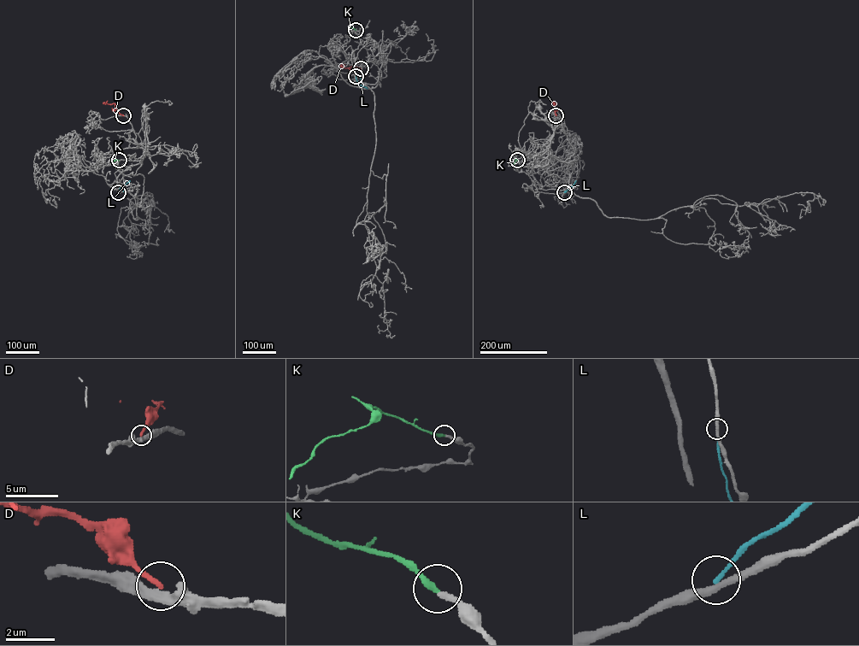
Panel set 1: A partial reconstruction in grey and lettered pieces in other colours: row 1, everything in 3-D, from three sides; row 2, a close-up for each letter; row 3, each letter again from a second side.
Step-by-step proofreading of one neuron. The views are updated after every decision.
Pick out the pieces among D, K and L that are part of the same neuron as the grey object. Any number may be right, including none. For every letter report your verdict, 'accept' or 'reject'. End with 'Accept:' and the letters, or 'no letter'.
D: reject
K: accept
L: reject
Accept: K

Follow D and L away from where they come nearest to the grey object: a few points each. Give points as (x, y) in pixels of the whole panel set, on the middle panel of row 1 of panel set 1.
D: (361, 68), (345, 68), (341, 64), (340, 67)
L: (355, 76), (357, 82), (367, 88)

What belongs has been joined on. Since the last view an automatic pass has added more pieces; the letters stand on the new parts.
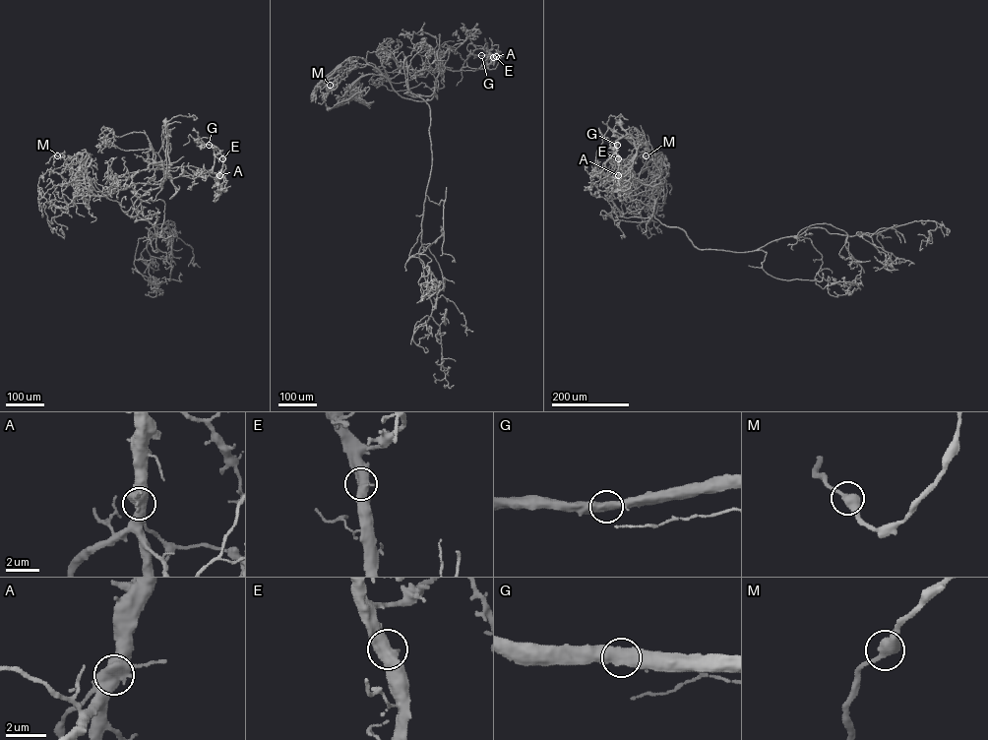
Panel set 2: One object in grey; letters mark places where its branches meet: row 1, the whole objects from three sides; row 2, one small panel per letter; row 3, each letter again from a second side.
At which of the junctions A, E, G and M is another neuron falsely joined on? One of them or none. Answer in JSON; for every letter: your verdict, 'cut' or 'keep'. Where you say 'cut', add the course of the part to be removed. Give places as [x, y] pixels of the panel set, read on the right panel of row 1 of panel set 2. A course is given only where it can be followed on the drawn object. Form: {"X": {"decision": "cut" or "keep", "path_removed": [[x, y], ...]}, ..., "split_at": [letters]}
{"A": {"decision": "cut", "path_removed": [[618, 175], [617, 144], [604, 137], [613, 149], [613, 155]]}, "E": {"decision": "keep"}, "G": {"decision": "keep"}, "M": {"decision": "keep"}, "split_at": ["A"]}

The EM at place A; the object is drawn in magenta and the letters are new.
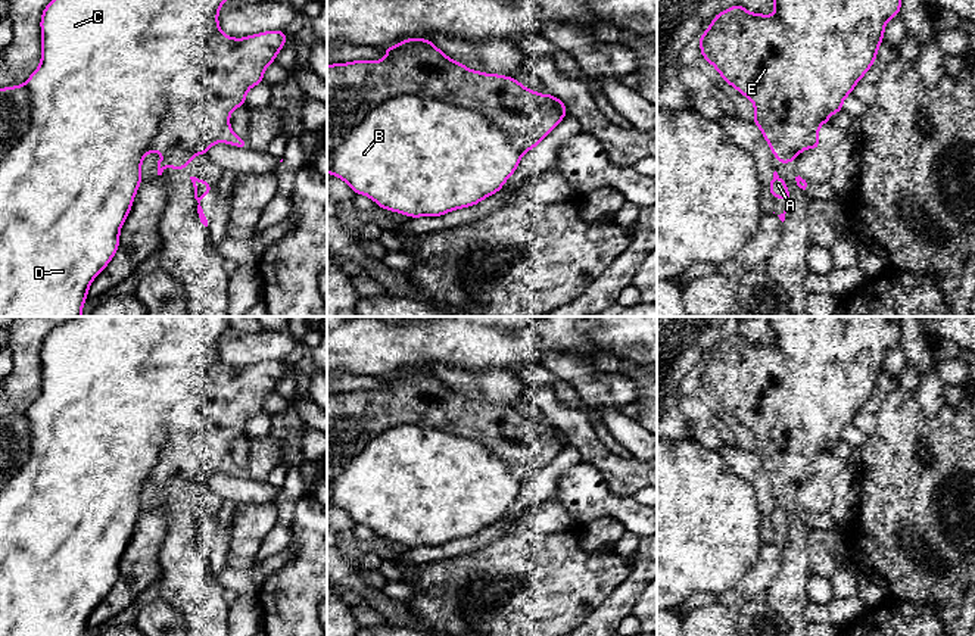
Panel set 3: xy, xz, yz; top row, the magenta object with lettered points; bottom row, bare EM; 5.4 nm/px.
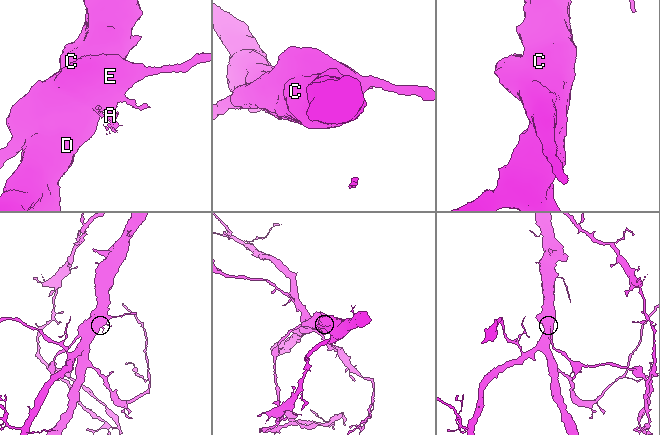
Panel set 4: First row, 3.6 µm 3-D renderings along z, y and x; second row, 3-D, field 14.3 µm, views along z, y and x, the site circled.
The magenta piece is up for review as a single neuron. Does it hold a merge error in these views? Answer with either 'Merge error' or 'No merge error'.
Merge error

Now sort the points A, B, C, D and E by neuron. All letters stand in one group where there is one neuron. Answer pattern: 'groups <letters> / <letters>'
groups A B C D / E

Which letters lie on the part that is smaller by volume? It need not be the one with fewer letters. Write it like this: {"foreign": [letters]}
{"foreign": ["E"]}

